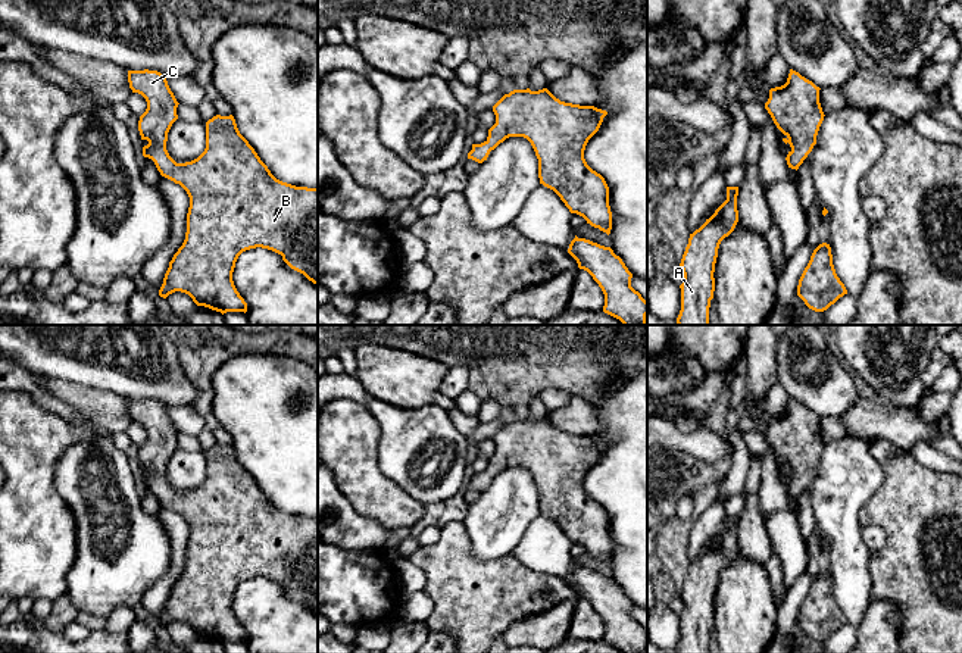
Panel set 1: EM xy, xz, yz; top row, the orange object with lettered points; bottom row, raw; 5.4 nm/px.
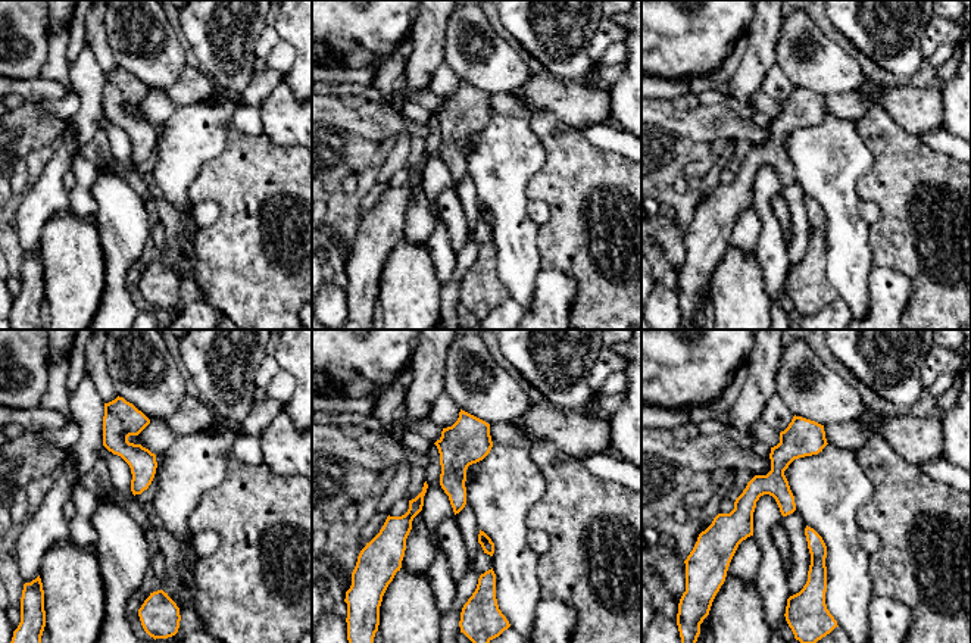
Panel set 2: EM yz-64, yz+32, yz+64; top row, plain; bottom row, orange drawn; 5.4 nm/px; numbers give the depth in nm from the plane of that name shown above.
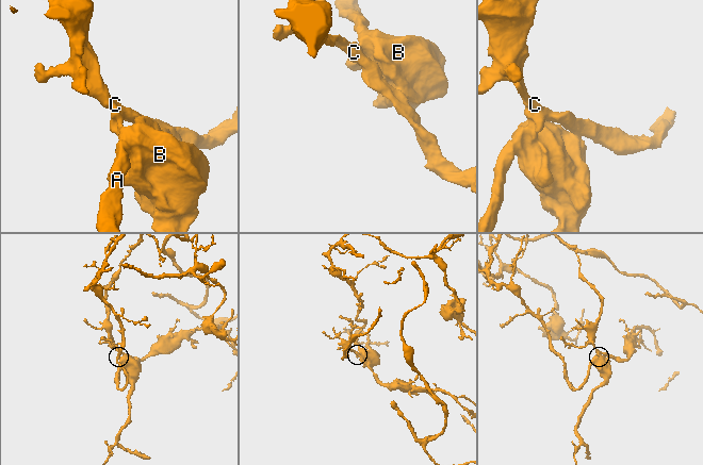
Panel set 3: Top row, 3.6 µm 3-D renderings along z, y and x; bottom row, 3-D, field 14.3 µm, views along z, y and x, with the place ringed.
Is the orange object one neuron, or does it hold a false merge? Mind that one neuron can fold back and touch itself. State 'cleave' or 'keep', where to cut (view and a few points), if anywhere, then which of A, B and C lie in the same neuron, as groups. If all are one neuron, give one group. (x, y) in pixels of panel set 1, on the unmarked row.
keep; no cut; A B C

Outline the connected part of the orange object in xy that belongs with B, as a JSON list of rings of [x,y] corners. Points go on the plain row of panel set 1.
[[[149,399],[128,400],[128,412],[129,412],[129,418],[132,419],[132,422],[141,424],[147,431],[147,438],[140,446],[140,450],[138,450],[138,460],[140,460],[141,469],[149,471],[149,474],[143,477],[143,485],[152,488],[154,491],[157,500],[160,502],[160,504],[174,510],[175,513],[179,513],[187,521],[187,524],[190,527],[190,537],[188,537],[188,543],[187,543],[185,569],[184,569],[182,575],[178,578],[178,581],[174,584],[172,590],[169,591],[169,597],[165,603],[163,613],[159,619],[159,625],[166,628],[169,624],[172,624],[175,621],[181,621],[181,622],[188,624],[197,635],[209,637],[212,640],[221,641],[222,644],[227,641],[244,641],[246,643],[247,632],[244,631],[244,628],[240,625],[240,622],[237,621],[237,618],[234,615],[232,602],[234,602],[235,591],[237,591],[238,585],[243,581],[250,579],[250,578],[256,578],[256,577],[268,578],[268,579],[272,579],[275,582],[281,584],[282,590],[291,599],[303,603],[309,610],[312,610],[313,613],[318,615],[318,518],[296,516],[296,515],[291,515],[291,513],[287,513],[287,512],[277,509],[271,503],[268,496],[260,490],[260,487],[257,485],[254,478],[249,474],[249,471],[240,463],[232,444],[229,444],[229,446],[216,444],[212,449],[209,449],[206,452],[206,478],[204,478],[204,481],[197,488],[194,488],[191,491],[177,493],[169,485],[169,482],[166,479],[166,471],[168,471],[168,462],[169,462],[172,453],[178,449],[177,437],[179,432],[177,431],[174,422],[171,421],[165,404],[162,404],[157,400],[149,400]]]

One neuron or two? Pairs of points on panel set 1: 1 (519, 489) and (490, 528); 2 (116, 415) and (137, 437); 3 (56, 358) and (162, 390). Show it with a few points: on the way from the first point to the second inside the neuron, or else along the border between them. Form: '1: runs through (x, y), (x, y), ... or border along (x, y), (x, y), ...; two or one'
1: runs through (511, 499), (511, 503), (499, 518); one
2: border along (133, 422), (125, 431); two
3: runs through (83, 364), (119, 371), (127, 378), (136, 380); one

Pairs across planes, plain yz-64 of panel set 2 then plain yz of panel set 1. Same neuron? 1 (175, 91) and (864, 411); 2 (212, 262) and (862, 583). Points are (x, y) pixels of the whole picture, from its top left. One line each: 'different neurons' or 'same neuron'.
1: same neuron
2: different neurons

